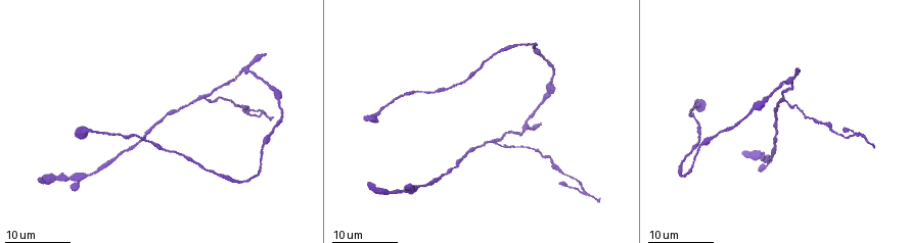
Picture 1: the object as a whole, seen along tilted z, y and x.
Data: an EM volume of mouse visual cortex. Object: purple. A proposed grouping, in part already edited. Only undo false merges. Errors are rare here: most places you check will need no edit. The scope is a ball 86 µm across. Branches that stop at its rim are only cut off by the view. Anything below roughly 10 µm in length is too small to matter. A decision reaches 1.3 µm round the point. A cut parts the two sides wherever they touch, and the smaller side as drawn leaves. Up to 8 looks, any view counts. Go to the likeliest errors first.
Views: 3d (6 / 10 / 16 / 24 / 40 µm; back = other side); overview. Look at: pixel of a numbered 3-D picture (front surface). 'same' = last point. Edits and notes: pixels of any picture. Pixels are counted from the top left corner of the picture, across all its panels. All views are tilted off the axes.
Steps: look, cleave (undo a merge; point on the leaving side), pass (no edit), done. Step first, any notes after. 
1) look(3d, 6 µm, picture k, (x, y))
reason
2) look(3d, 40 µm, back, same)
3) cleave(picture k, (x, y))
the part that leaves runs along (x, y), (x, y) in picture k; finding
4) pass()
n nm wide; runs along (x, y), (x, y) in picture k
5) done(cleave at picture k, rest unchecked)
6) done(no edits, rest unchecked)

look(3d, 24 µm, picture 1, (497, 144))
three-way junction

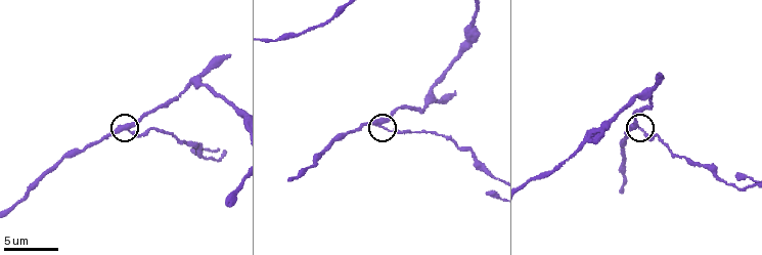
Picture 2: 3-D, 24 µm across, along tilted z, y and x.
look(3d, 10 µm, picture 2, (123, 126))

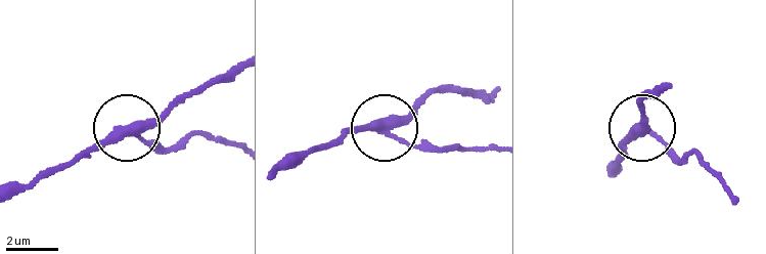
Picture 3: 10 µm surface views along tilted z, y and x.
cleave(picture 3, (153, 146))
the part that leaves runs along (393, 134), (420, 147), (494, 150) in picture 3; a second cell is stuck on

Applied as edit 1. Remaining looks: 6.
look(overview)

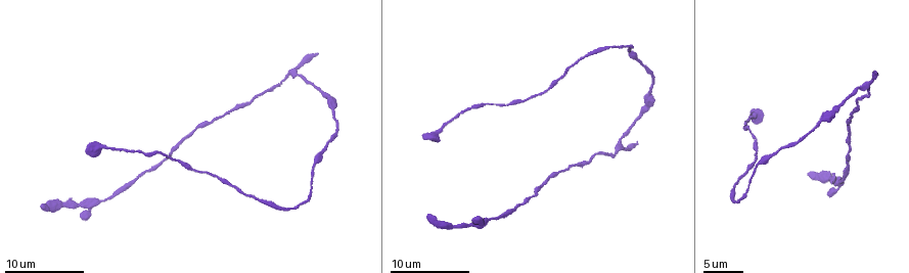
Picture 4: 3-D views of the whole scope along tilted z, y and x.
look(3d, 16 µm, picture 4, (95, 199))
sudden change in width

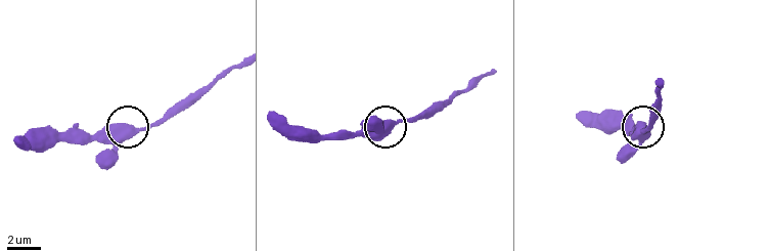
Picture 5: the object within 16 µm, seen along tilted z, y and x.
look(3d, 16 µm, back, picture 5, (392, 126))
other side

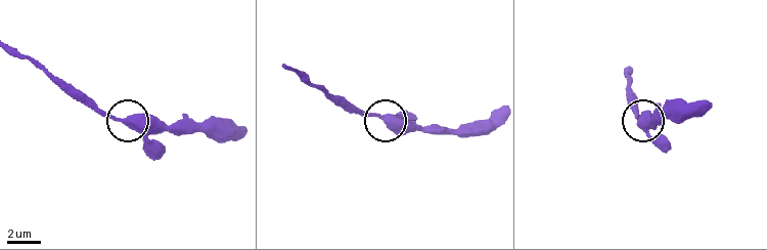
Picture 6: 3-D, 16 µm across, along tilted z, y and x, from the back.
pass()
continuous, no second cell

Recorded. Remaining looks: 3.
look(3d, 16 µm, picture 2, (427, 100))
calibre changes

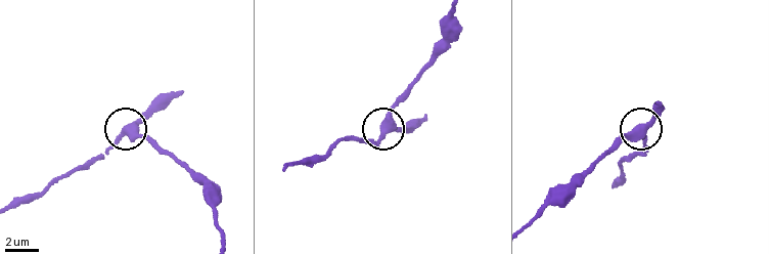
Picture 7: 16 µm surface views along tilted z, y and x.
look(3d, 6 µm, picture 7, (385, 128))

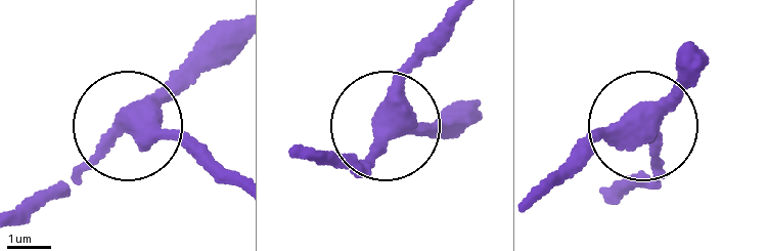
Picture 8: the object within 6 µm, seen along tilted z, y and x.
pass()
runs along (459, 16), (405, 79), (362, 160), (335, 169) in picture 8; all the same cell

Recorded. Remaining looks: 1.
look(3d, 10 µm, picture 4, (486, 104))
thick turns thin

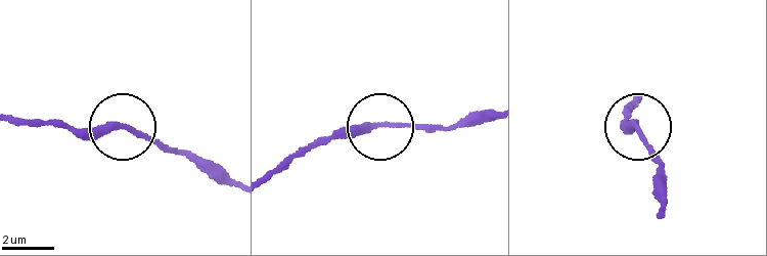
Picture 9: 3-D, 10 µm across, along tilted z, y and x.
pass()
all the same cell

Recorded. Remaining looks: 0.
done(cleave at picture 3, rest unchecked)

